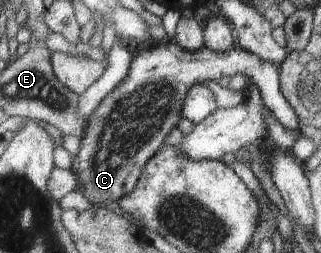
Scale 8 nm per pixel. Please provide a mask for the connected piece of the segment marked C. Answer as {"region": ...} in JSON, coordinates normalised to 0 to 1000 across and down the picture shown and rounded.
{"region":[[[548,162],[480,190],[430,186],[421,237],[393,316],[333,379],[277,462],[271,522],[249,561],[249,597],[224,628],[252,755],[293,814],[364,814],[368,794],[427,743],[445,664],[517,573],[520,538],[573,466],[564,451],[576,387],[607,332],[679,320],[754,292],[773,324],[794,324],[816,368],[819,411],[900,514],[935,514],[935,470],[882,375],[872,332],[872,257],[813,237],[788,206],[748,182],[713,206],[670,206],[651,190],[589,202]]]}

